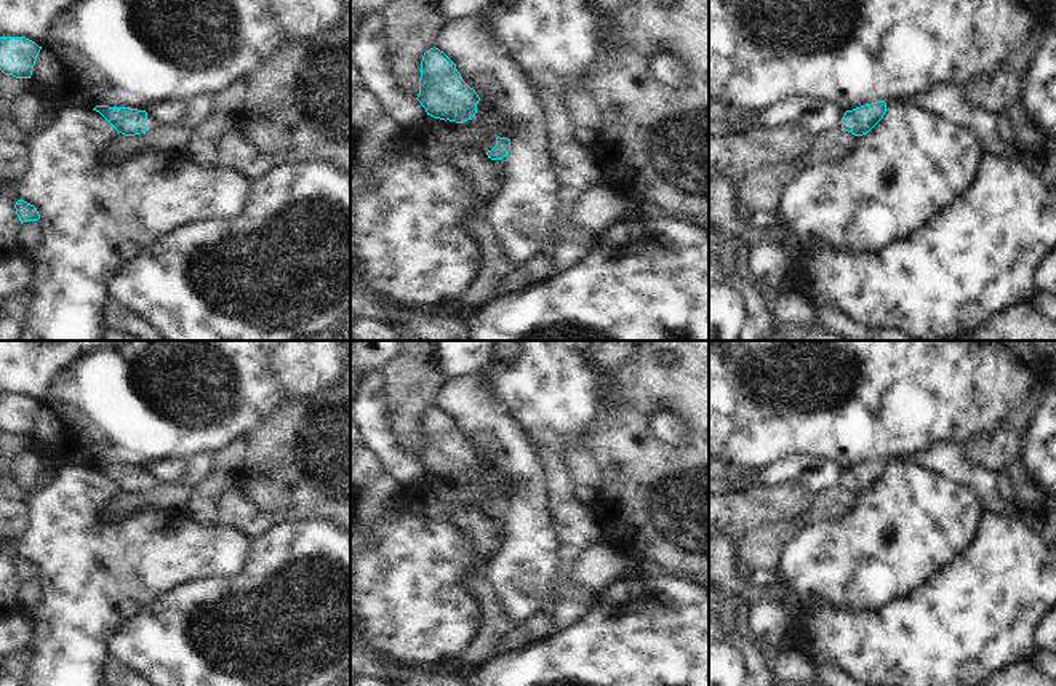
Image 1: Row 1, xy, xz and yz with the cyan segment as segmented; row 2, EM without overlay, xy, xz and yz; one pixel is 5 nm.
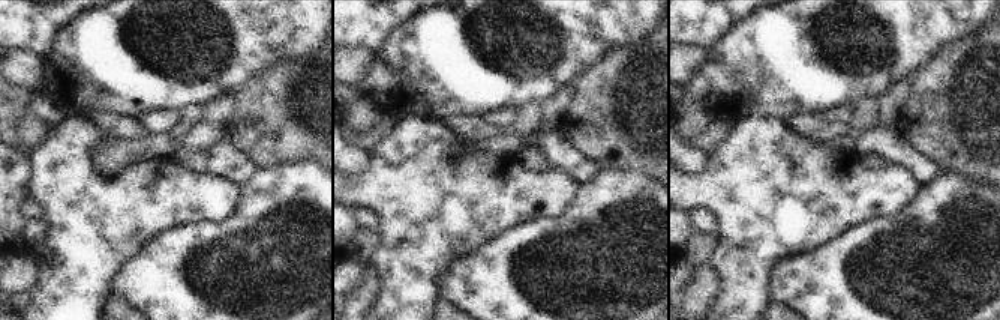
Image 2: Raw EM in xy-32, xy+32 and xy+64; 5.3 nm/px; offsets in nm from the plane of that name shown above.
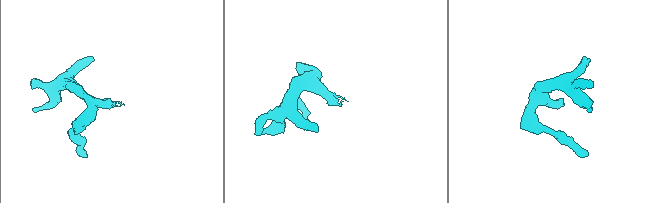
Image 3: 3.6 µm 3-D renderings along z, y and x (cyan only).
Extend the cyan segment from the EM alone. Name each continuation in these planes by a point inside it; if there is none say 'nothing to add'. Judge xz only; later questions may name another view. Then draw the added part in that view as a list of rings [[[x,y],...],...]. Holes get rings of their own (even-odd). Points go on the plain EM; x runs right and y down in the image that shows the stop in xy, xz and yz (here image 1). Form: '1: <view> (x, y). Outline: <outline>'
nothing to add

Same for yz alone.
nothing to add

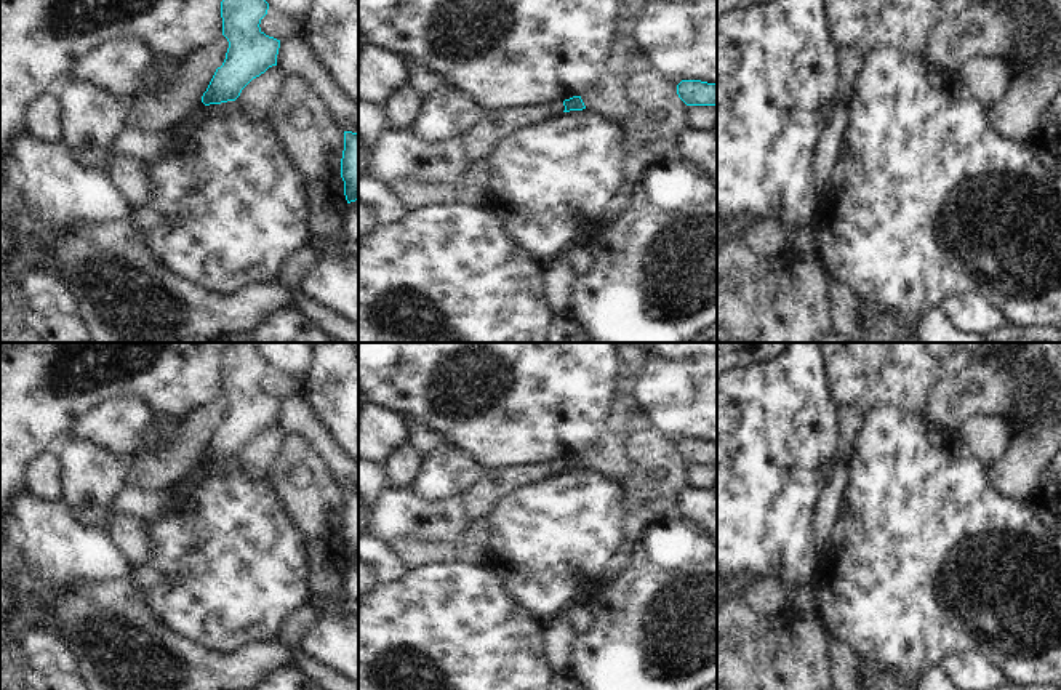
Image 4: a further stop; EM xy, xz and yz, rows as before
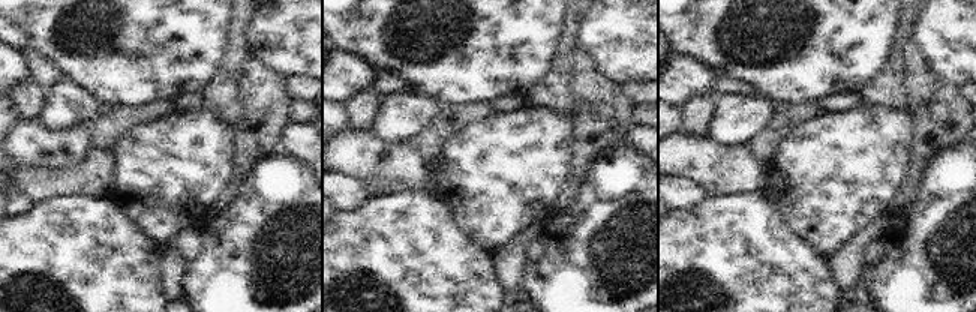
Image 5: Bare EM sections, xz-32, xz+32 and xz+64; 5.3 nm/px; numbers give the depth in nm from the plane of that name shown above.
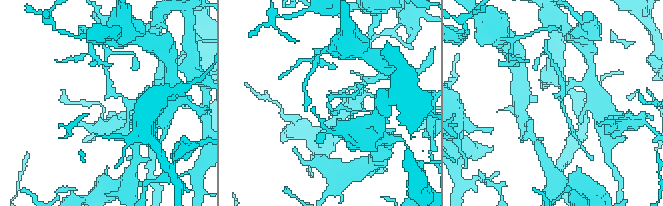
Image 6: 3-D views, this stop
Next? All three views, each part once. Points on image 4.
nothing to add

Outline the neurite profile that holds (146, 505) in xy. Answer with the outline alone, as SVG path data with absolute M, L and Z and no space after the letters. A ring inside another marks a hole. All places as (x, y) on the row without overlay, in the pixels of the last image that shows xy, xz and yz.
M195 466L171 487L162 490L142 490L123 483L112 499L110 514L131 514L144 520L174 514L186 499L187 491L195 488L203 479L200 466Z

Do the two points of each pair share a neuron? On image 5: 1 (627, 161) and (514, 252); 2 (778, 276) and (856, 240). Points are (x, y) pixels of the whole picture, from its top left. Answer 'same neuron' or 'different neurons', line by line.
1: different neurons
2: different neurons

